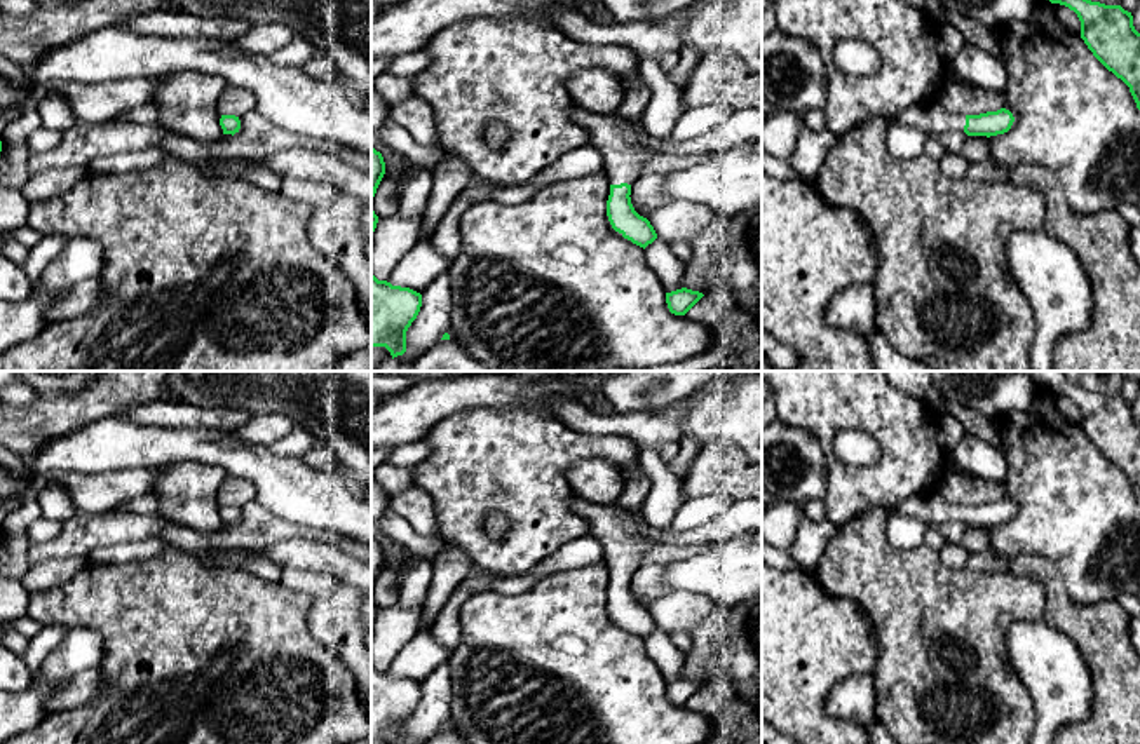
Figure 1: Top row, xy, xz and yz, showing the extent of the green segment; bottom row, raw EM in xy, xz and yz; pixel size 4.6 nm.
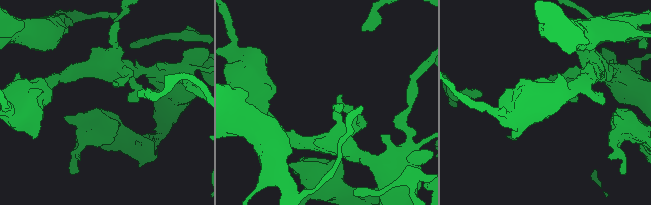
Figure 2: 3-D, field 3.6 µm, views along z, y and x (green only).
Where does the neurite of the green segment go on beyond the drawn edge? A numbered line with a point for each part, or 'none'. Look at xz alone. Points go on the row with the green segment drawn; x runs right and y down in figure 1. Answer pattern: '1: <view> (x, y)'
1: xz (621, 142)

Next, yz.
1: yz (931, 119)

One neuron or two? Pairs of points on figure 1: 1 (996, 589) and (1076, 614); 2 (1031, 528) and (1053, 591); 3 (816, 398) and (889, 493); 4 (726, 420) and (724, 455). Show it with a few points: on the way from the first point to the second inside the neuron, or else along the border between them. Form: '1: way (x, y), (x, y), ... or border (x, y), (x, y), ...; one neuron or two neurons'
1: border (1018, 574), (1039, 581), (1044, 617); two neurons
2: border (1010, 556), (1046, 556), (1057, 567), (1065, 589); two neurons
3: way (848, 398), (889, 438), (889, 462); one neuron
4: border (703, 445), (731, 439), (743, 452); two neurons

